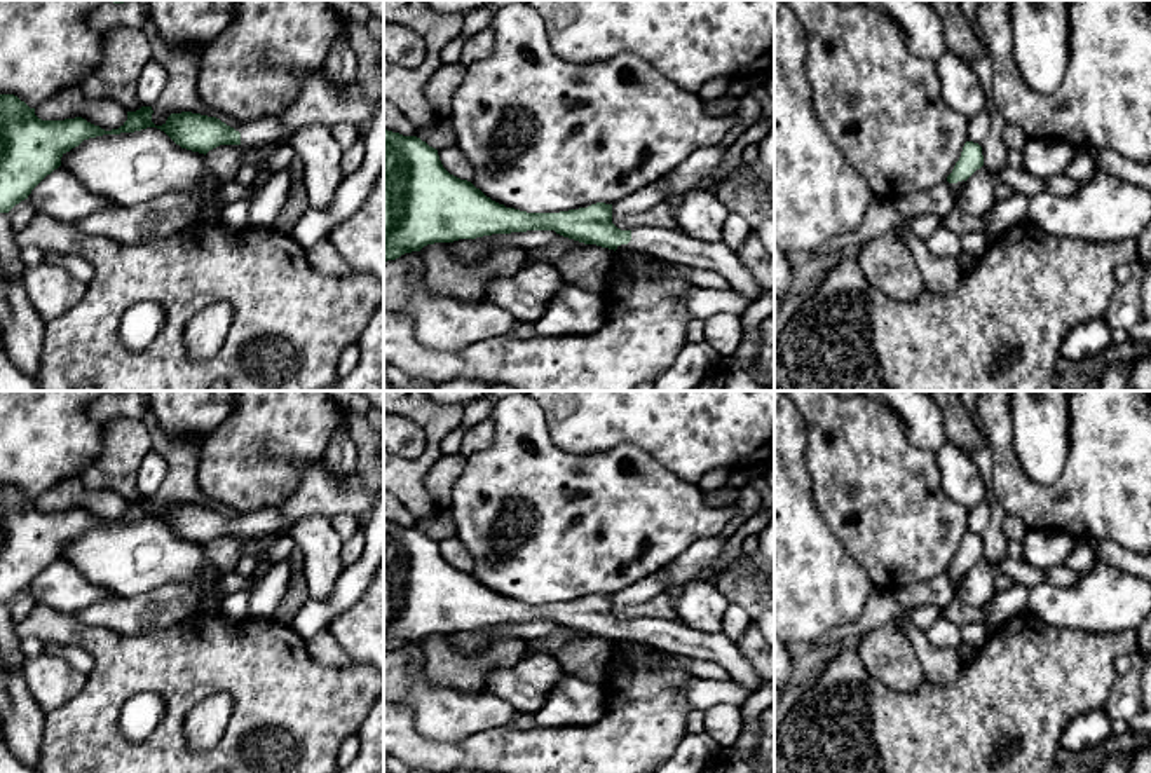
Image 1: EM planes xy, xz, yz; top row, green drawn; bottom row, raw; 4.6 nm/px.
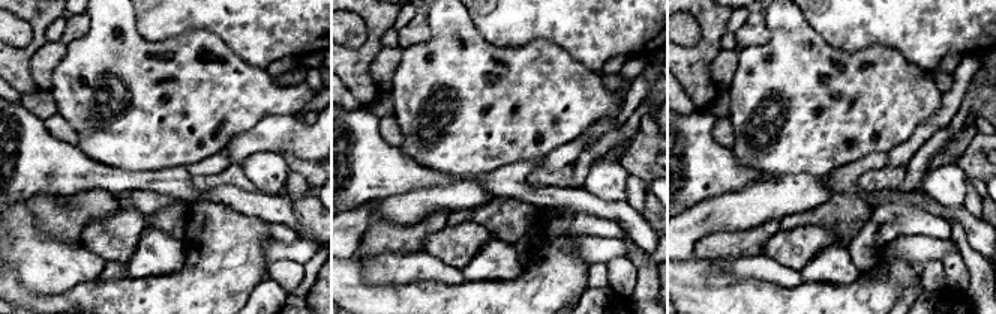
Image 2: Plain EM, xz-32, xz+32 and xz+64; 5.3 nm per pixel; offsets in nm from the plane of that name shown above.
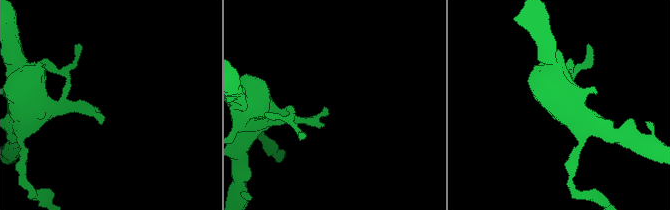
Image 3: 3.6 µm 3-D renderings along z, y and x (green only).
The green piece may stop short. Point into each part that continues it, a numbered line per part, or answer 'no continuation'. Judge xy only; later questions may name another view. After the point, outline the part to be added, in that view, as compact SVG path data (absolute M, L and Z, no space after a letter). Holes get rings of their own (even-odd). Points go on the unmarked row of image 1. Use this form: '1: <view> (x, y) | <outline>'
1: xy (267, 520) | M265 506L258 511L242 513L234 520L241 523L241 536L255 541L267 536L289 536L295 523L286 520L276 506Z

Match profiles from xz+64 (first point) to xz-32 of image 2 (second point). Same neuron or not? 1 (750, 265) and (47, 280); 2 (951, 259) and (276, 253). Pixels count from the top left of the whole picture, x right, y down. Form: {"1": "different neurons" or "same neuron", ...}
{"1": "same neuron", "2": "different neurons"}

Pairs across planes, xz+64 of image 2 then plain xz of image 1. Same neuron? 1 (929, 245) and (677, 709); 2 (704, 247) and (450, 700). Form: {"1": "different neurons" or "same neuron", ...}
{"1": "different neurons", "2": "different neurons"}

